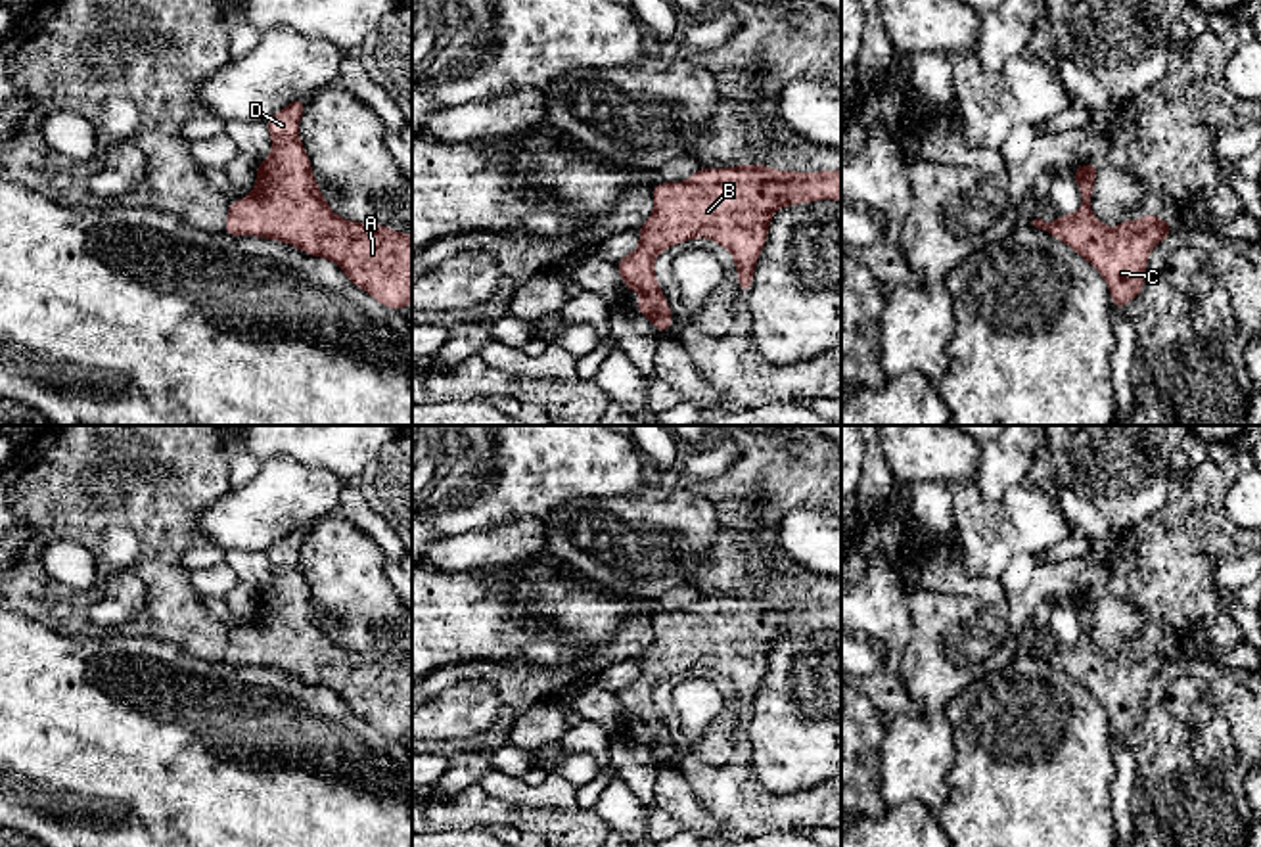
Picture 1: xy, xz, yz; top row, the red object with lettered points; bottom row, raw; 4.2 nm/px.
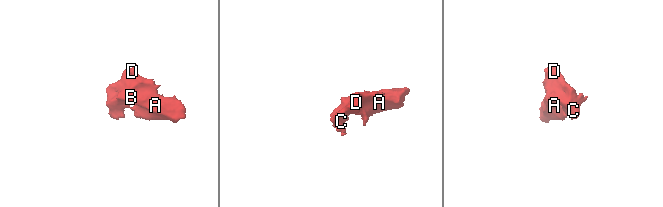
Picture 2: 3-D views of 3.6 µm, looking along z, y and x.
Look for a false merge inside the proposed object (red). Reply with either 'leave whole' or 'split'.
leave whole

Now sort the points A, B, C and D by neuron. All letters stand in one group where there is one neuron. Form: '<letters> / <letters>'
A B C D

